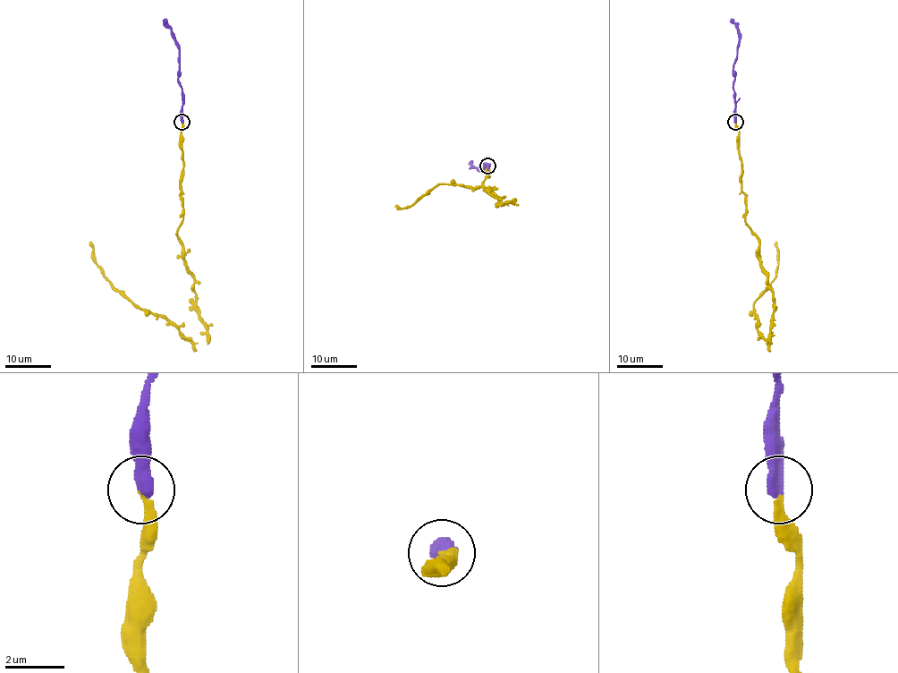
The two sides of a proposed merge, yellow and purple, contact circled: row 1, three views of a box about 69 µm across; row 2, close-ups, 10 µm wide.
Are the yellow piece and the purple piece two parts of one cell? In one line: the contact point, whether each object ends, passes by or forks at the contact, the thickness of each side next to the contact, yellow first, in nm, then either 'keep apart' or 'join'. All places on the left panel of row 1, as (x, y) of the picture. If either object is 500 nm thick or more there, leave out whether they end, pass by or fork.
at (182, 122); yellow ends there; purple ends there; 200 nm thick on the yellow side, 460 nm on the other; join

